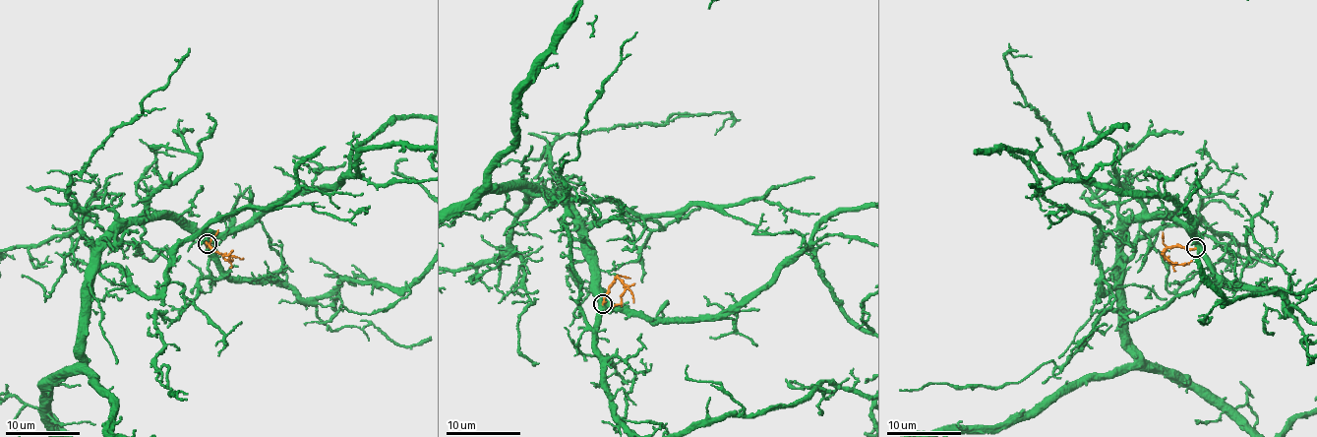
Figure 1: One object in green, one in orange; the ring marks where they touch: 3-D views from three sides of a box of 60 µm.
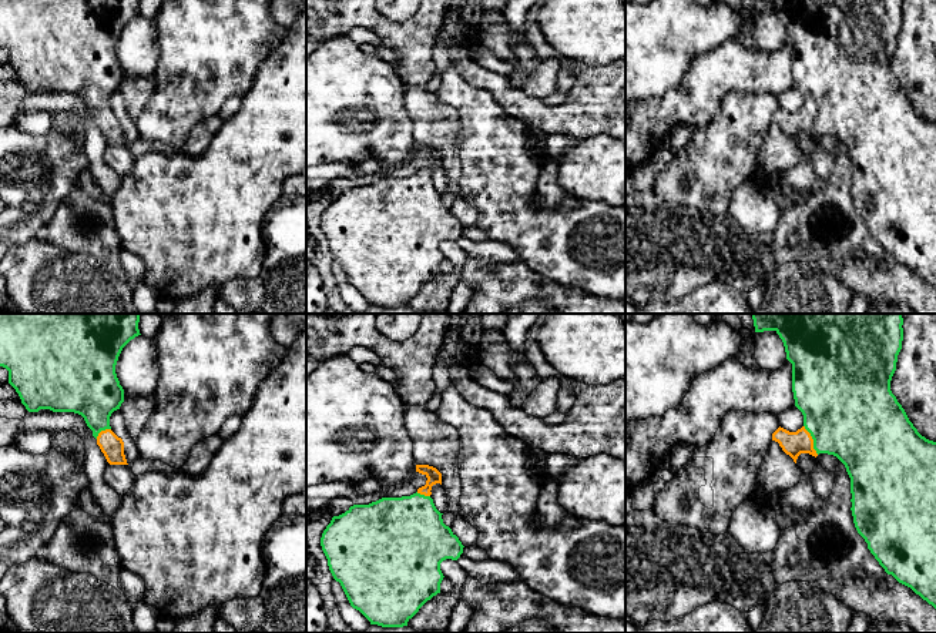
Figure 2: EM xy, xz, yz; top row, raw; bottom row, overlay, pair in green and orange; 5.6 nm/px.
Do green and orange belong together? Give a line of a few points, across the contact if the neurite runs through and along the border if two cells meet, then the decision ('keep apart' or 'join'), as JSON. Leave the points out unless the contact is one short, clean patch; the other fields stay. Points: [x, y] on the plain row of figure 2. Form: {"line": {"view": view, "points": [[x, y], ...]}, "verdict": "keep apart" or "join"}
{"line": {"view": "yz", "points": [[849, 94], [812, 119], [794, 124]]}, "verdict": "join"}

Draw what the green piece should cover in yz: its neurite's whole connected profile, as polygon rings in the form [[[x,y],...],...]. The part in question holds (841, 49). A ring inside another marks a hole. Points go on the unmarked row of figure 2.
[[[754,0],[755,13],[775,11],[782,20],[786,40],[792,44],[795,87],[804,96],[804,107],[801,110],[789,113],[779,107],[772,114],[772,121],[778,123],[795,144],[801,134],[809,134],[815,138],[819,134],[828,134],[836,137],[845,145],[851,158],[851,191],[858,214],[865,220],[868,230],[888,255],[892,255],[899,264],[910,268],[936,289],[936,123],[926,120],[917,113],[890,71],[890,61],[896,51],[898,36],[902,30],[902,6],[903,0]]]

